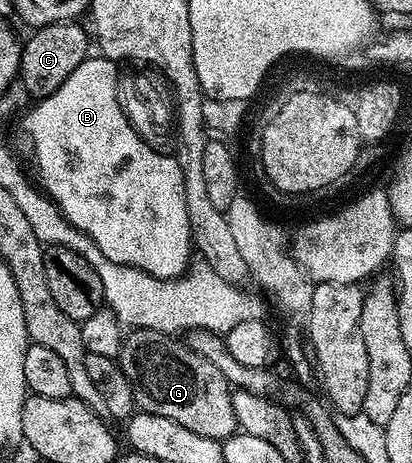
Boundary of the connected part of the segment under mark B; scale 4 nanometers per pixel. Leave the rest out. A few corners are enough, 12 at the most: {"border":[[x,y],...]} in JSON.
{"border":[[86,58],[36,103],[44,193],[115,264],[180,277],[183,174]]}

